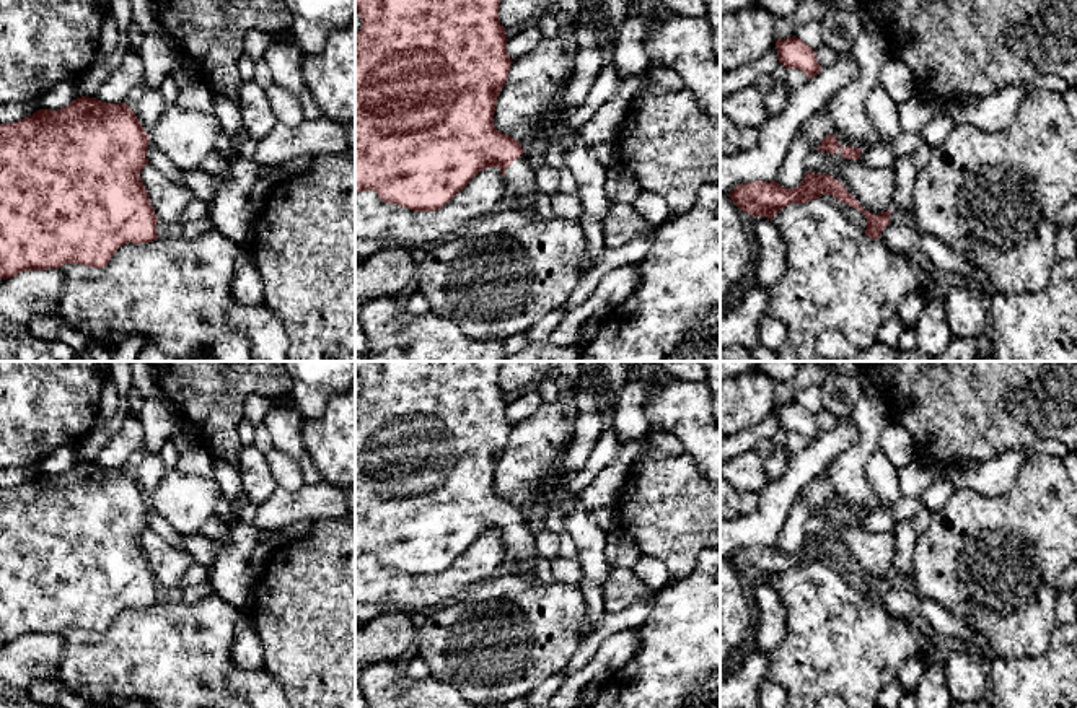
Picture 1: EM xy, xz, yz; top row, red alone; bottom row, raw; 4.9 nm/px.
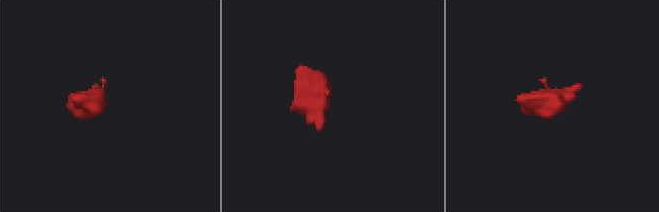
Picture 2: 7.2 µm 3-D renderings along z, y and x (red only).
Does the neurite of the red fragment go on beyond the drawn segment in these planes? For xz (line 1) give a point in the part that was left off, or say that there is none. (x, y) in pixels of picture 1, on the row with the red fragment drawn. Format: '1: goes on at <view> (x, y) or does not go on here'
1: goes on at xz (520, 176)

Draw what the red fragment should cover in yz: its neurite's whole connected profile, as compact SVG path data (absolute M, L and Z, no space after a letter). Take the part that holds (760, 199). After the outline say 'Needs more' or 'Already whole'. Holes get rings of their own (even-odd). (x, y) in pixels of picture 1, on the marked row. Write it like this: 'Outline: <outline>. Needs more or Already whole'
Outline: M807 171L802 184L795 189L780 187L776 181L745 182L736 186L728 197L751 216L772 216L790 203L805 203L820 199L823 194L847 203L867 218L865 234L878 239L893 252L904 254L929 265L935 273L952 273L968 283L969 290L982 293L987 273L974 262L953 252L937 238L919 231L904 215L886 210L880 215L867 212L841 181L829 174Z. Needs more

